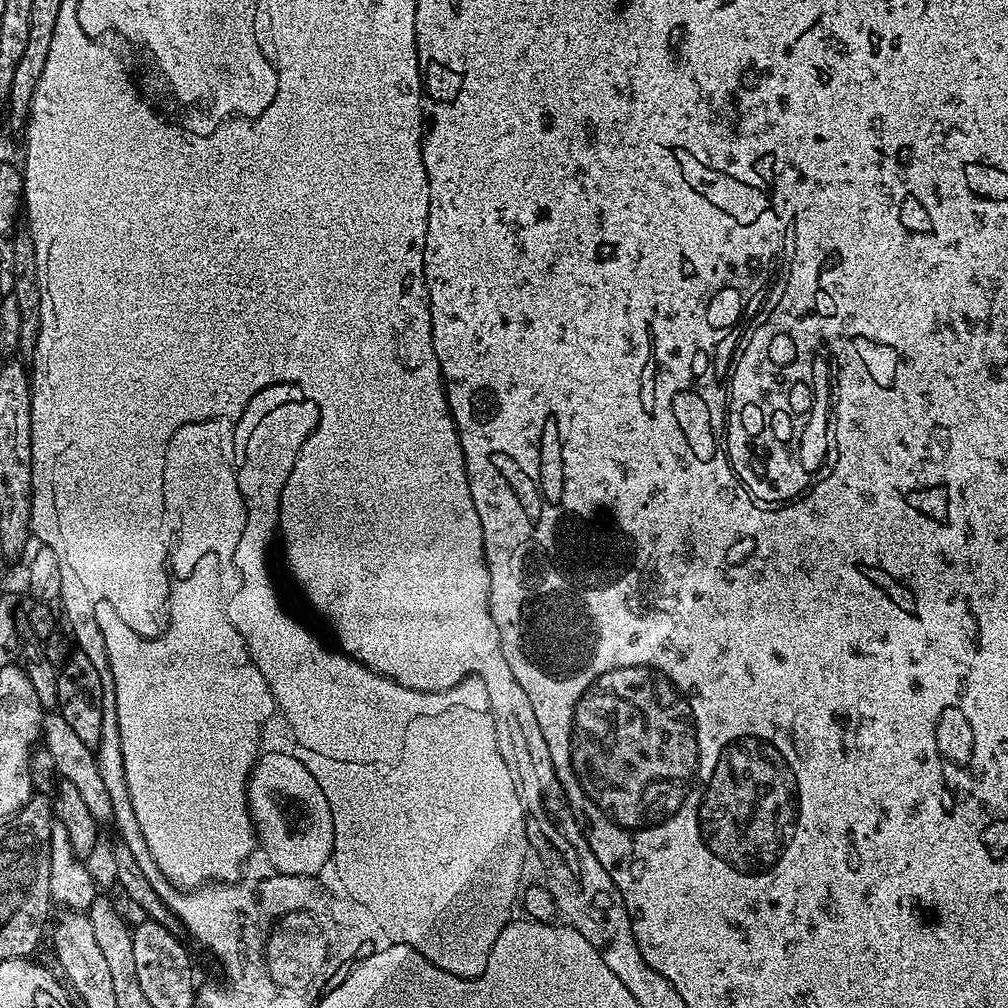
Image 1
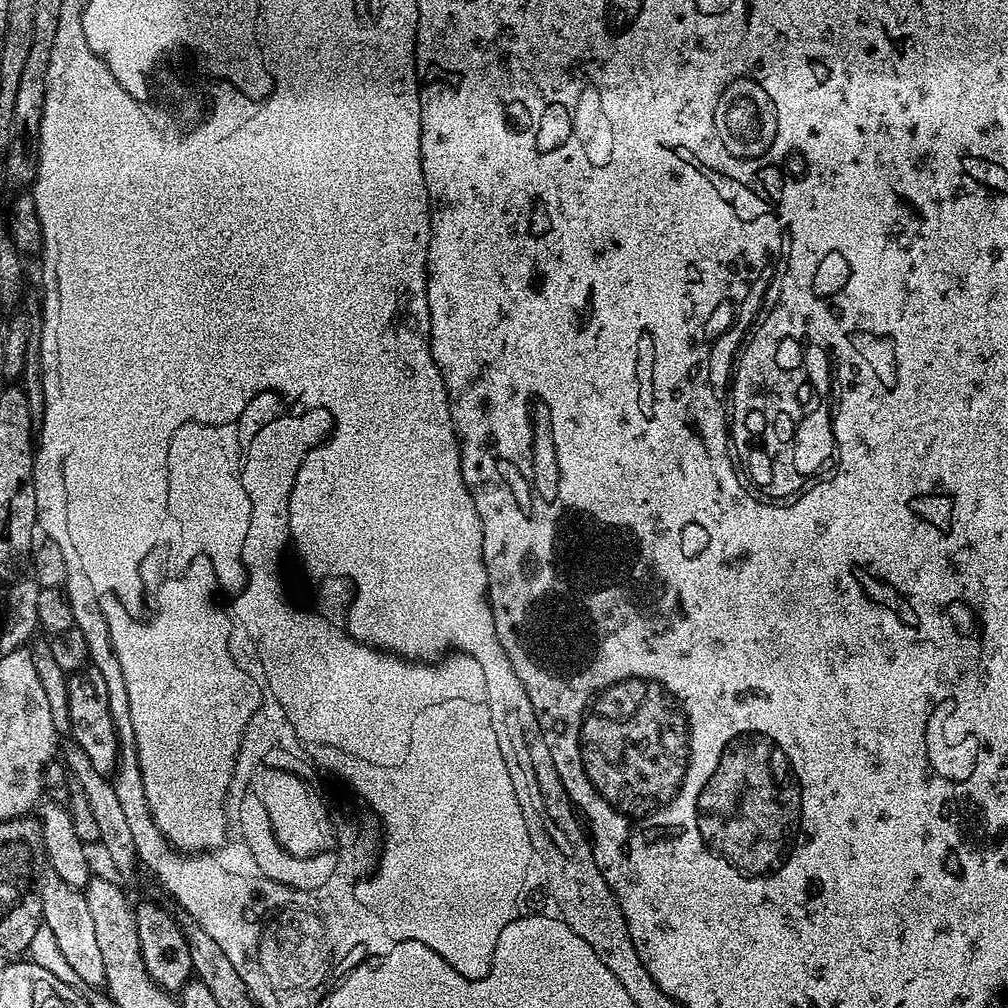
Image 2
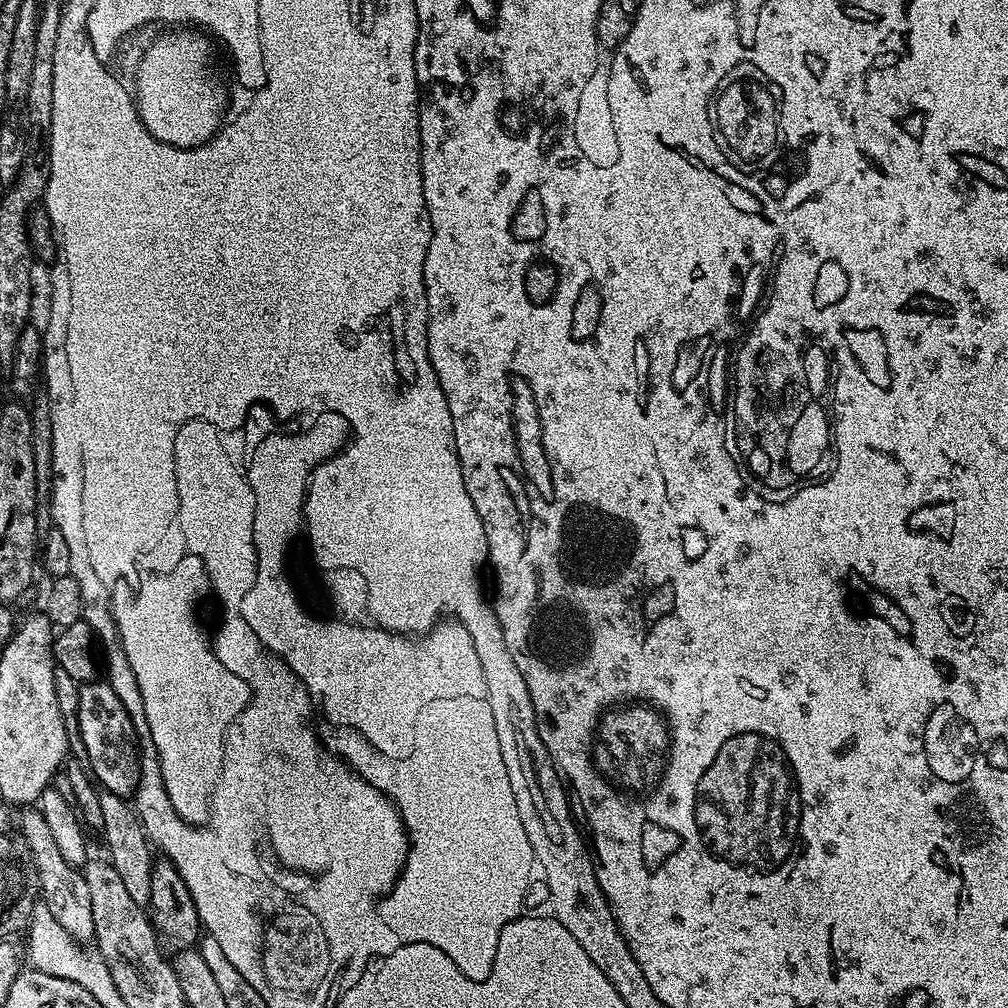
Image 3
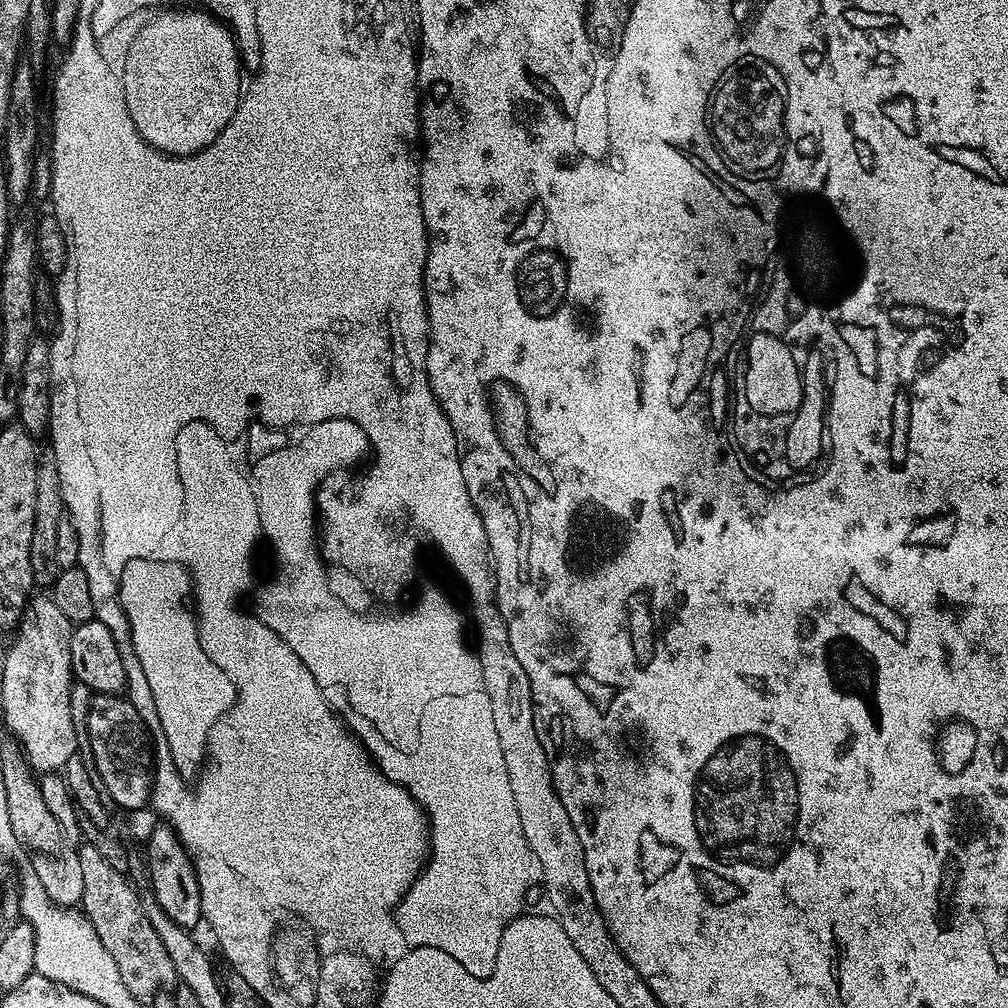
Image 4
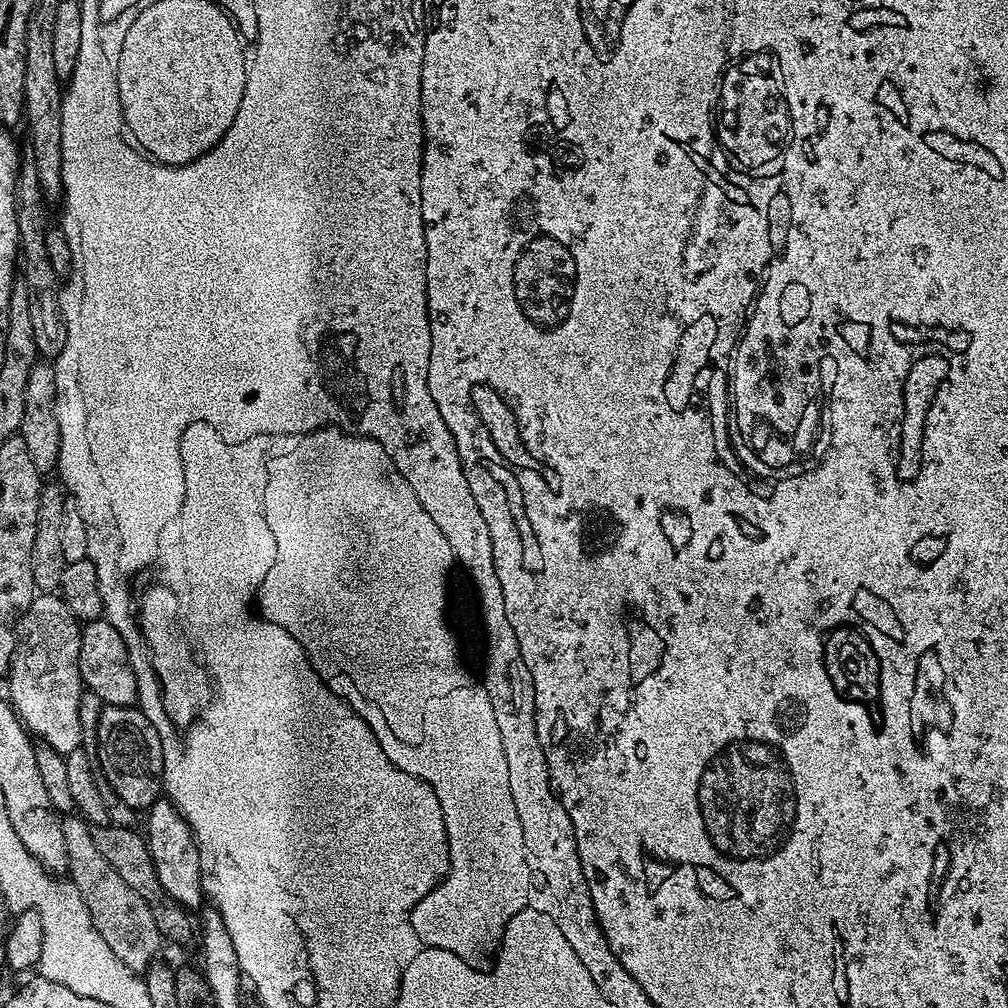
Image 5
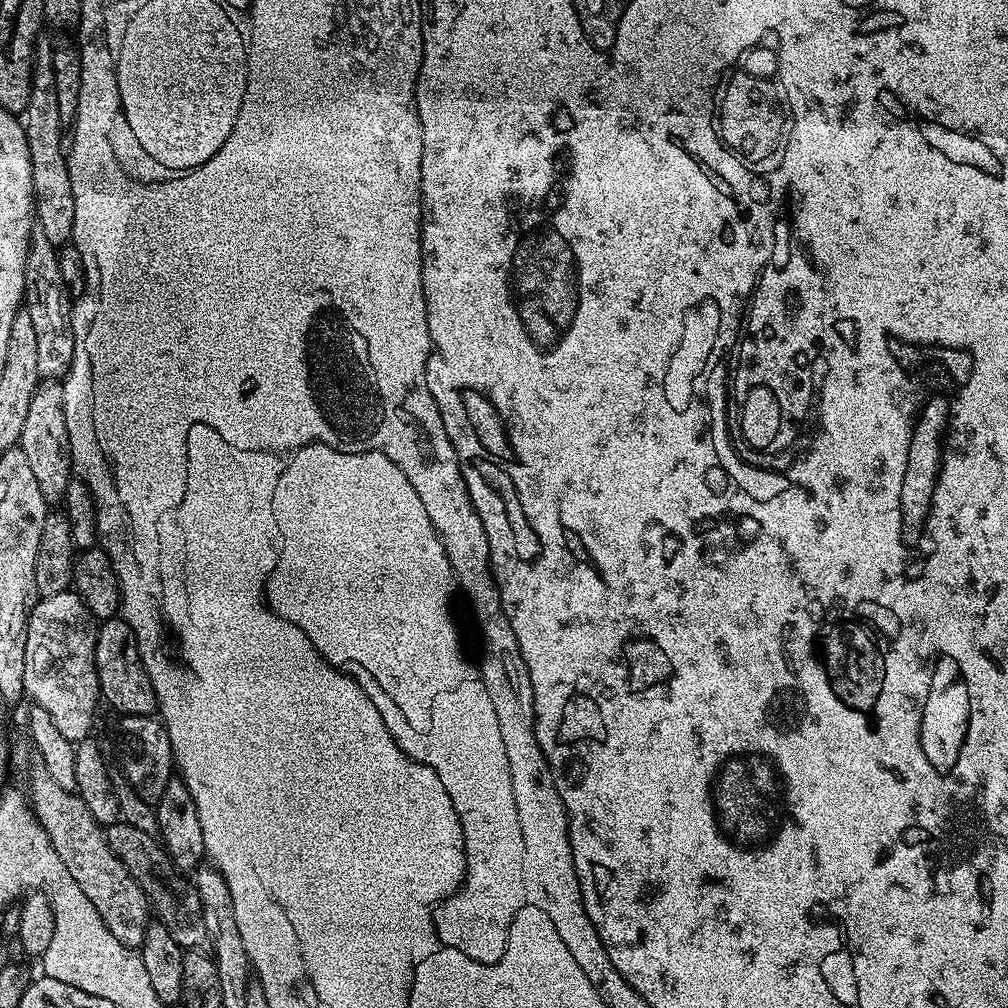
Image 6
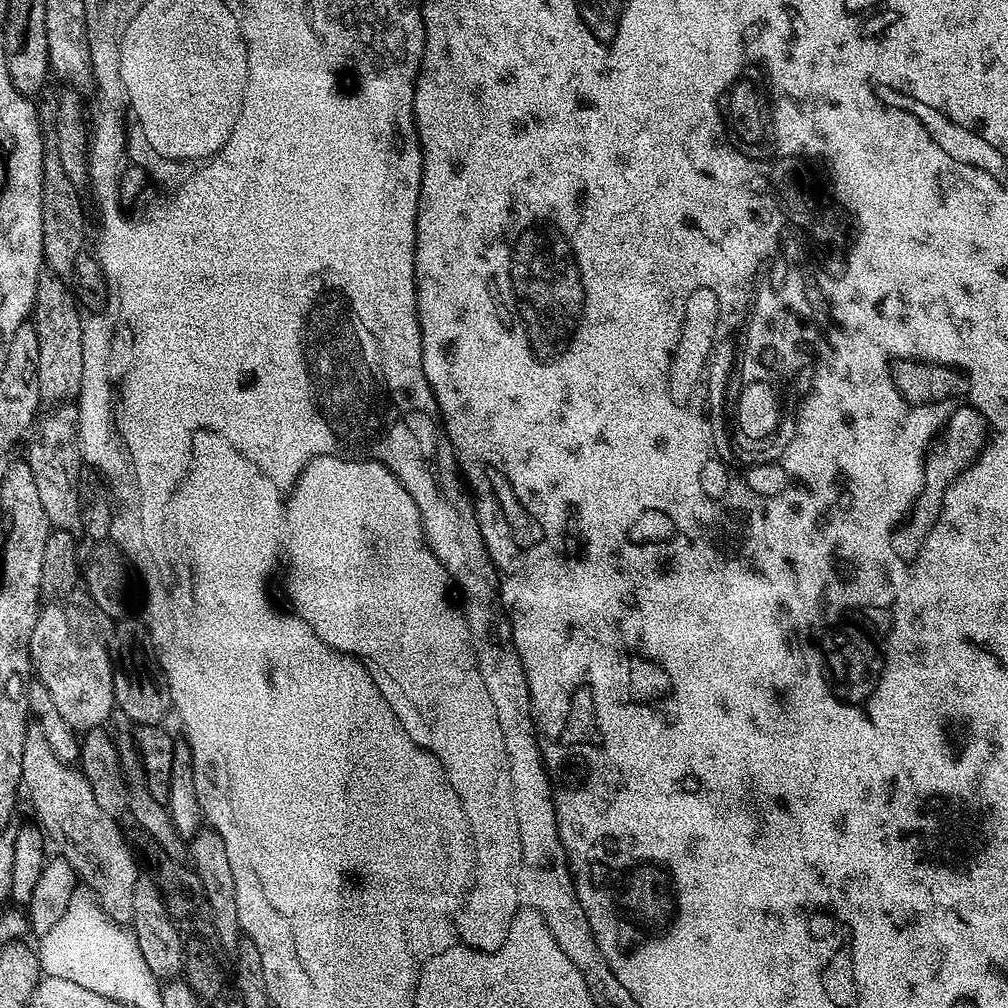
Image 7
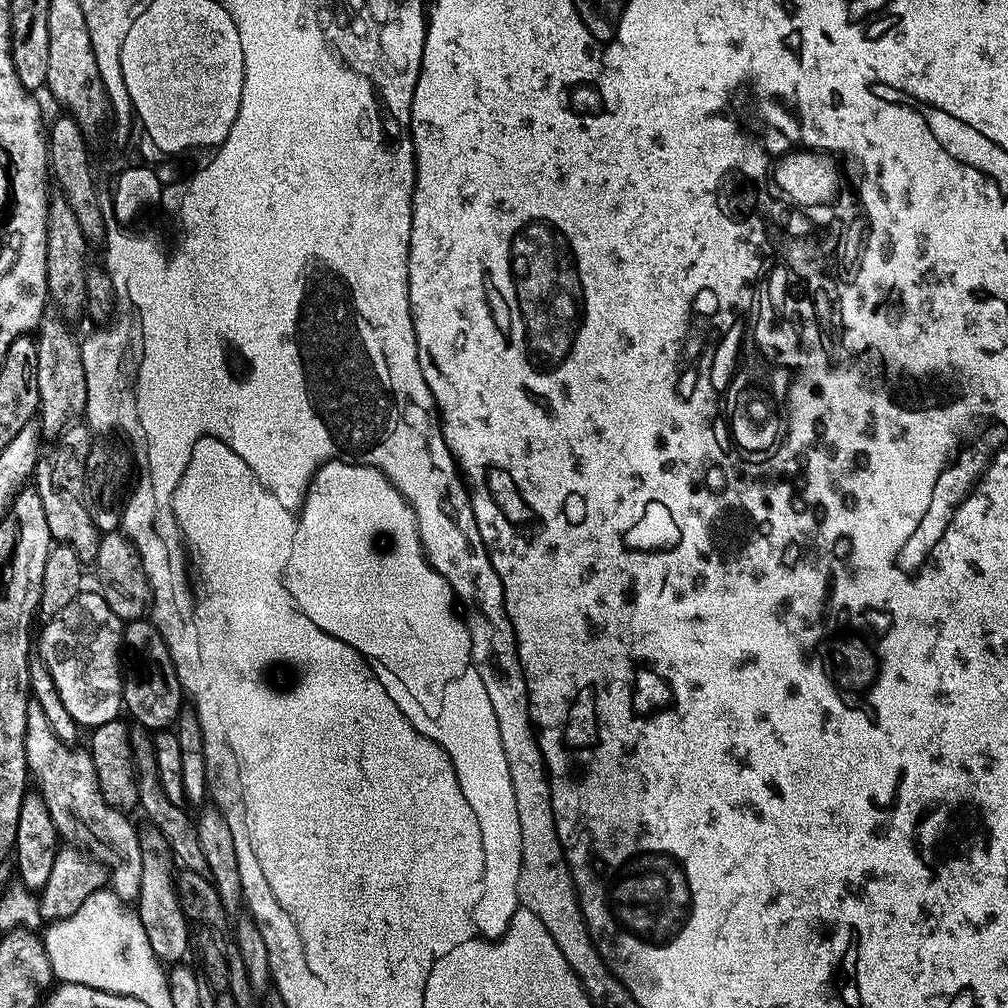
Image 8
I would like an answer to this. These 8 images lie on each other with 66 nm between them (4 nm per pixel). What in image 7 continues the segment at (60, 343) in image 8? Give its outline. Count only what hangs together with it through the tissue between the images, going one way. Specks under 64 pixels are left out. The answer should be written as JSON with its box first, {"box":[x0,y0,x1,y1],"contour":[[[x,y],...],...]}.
{"box":[31,274,82,402],"contour":[[[51,274],[41,275],[36,291],[36,305],[31,319],[38,334],[38,382],[45,402],[72,401],[79,395],[82,382],[82,316],[76,313],[78,304],[67,296],[63,279]]]}

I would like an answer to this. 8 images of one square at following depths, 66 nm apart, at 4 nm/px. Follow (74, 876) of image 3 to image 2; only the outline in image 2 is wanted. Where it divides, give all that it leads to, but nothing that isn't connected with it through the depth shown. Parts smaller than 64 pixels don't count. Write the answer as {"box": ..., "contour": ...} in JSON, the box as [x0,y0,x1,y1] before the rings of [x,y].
{"box":[39,878,106,984],"contour":[[[51,878],[39,889],[42,902],[42,921],[54,934],[54,940],[58,942],[58,948],[62,950],[62,956],[66,962],[70,962],[70,968],[74,970],[77,981],[85,980],[88,984],[104,984],[106,978],[106,966],[102,966],[102,953],[98,951],[98,938],[94,934],[94,918],[90,915],[90,906],[86,906],[86,898],[79,888],[72,888],[66,882],[58,878]]]}

